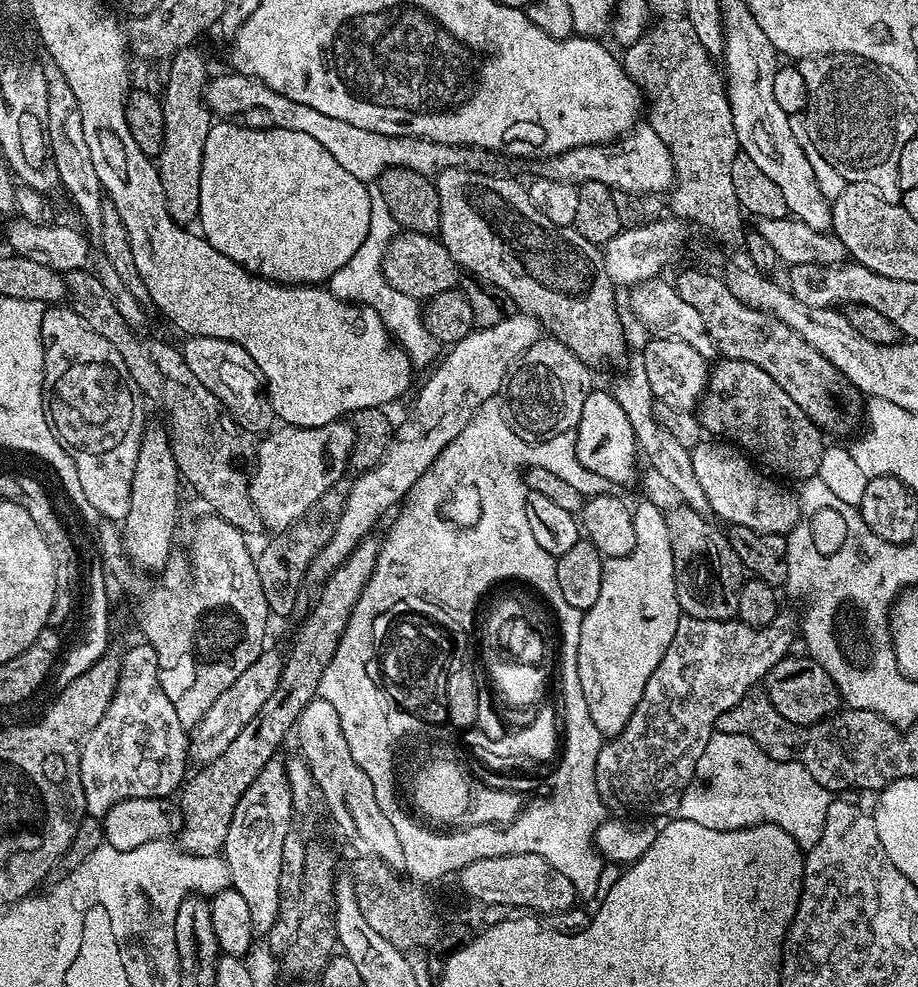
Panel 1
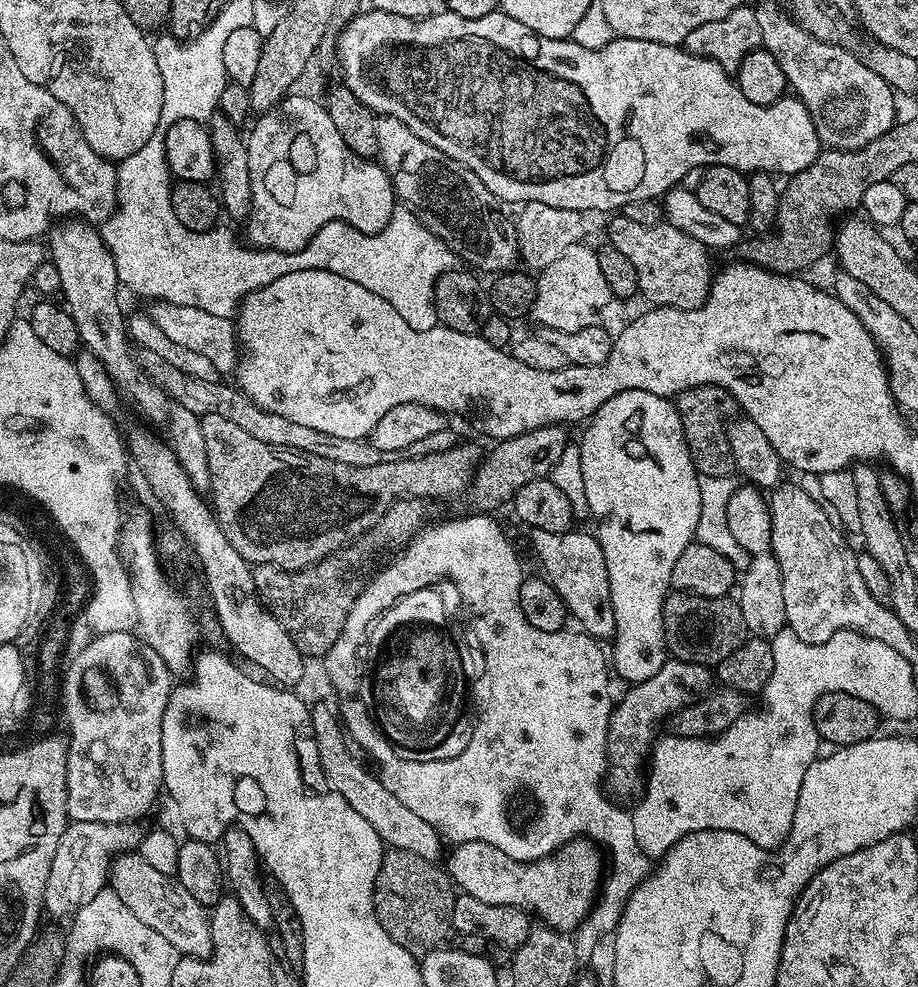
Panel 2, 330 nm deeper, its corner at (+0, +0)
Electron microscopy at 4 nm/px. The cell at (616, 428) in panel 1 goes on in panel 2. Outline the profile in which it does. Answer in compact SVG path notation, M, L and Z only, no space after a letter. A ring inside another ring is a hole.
M622 390L610 398L610 402L603 404L591 420L587 421L584 437L578 440L582 460L583 485L586 490L586 502L591 519L596 519L594 535L600 541L602 554L606 558L606 570L610 578L610 602L614 606L614 626L616 634L610 641L610 664L622 679L628 680L629 685L642 682L646 678L654 678L658 670L662 670L666 659L666 645L664 642L664 599L670 595L672 588L672 571L674 562L682 555L682 550L696 540L699 515L702 514L702 497L699 494L700 473L696 471L694 462L690 458L690 450L686 446L686 438L682 430L682 418L678 414L675 403L669 397L650 394L646 390Z

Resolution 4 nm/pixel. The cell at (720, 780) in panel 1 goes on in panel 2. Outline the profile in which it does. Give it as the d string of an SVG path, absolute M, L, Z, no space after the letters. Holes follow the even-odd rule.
M847 628L830 638L826 638L826 642L807 644L802 638L798 638L798 634L794 634L791 630L781 630L776 636L771 638L770 643L772 653L774 654L774 674L770 674L770 682L762 690L762 697L764 696L764 704L768 707L768 712L745 711L743 716L735 717L732 725L724 729L719 736L695 740L694 738L682 738L681 736L665 734L665 736L661 735L656 743L653 744L650 753L650 767L646 772L646 787L639 799L635 801L635 803L637 802L636 808L633 807L631 809L635 837L643 854L651 858L664 856L683 836L689 836L692 832L701 832L702 830L730 830L734 834L742 834L746 838L750 838L750 842L754 842L758 847L769 850L779 848L788 839L792 823L794 822L794 810L798 806L798 790L802 790L802 778L806 778L806 770L810 763L810 755L808 756L808 732L810 736L812 711L818 702L818 698L826 695L827 692L849 692L855 696L858 694L860 688L860 668L856 668L856 664L860 664L860 644L864 644L864 636L860 632L851 632Z

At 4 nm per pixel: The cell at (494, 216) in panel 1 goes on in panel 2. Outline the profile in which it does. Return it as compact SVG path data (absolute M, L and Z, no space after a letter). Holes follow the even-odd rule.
M380 116L376 125L380 147L378 160L391 175L397 201L403 207L411 208L422 226L446 242L456 257L468 263L465 265L469 269L491 274L515 269L520 260L516 225L500 213L502 201L482 186L478 174L430 146L430 142L422 142L422 138L418 138L406 122L398 122L398 118Z

